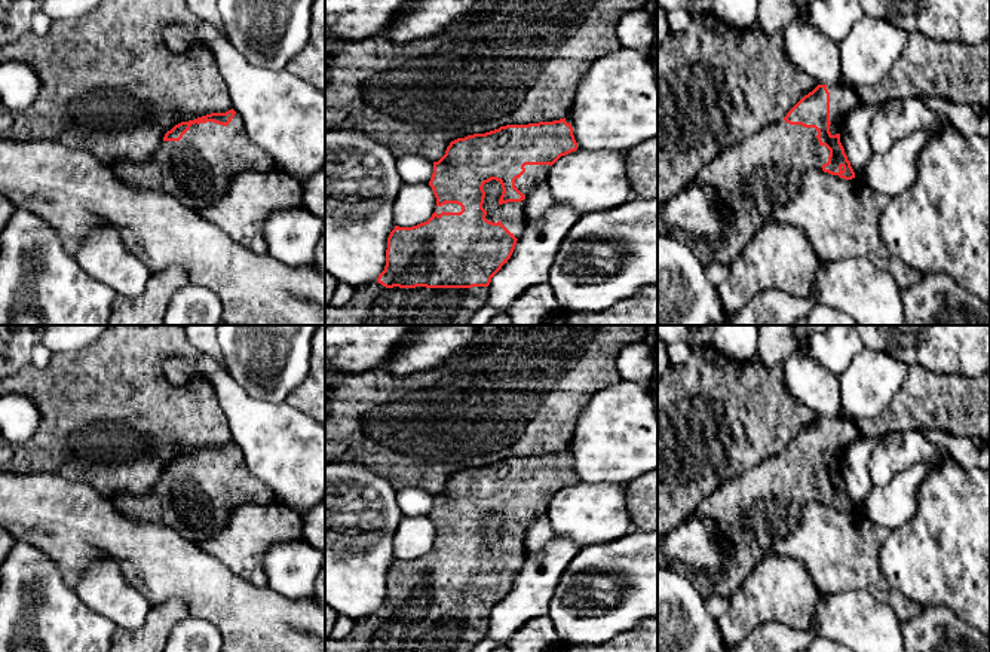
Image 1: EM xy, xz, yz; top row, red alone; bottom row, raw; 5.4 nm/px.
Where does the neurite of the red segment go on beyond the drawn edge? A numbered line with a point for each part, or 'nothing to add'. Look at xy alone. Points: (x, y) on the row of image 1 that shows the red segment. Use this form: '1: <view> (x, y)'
1: xy (196, 170)

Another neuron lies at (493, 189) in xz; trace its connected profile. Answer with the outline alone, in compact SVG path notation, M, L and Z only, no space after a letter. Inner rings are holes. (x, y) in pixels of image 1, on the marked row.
M491 180L491 181L485 183L482 189L485 192L482 208L487 212L499 209L499 206L500 206L499 199L503 192L500 181Z

